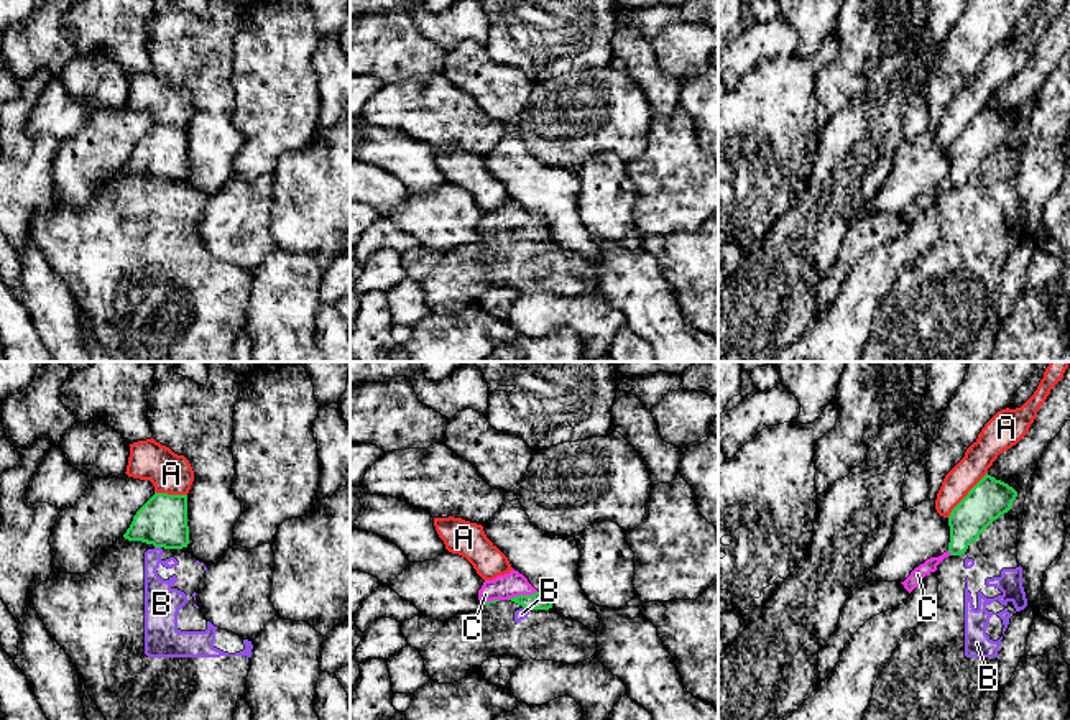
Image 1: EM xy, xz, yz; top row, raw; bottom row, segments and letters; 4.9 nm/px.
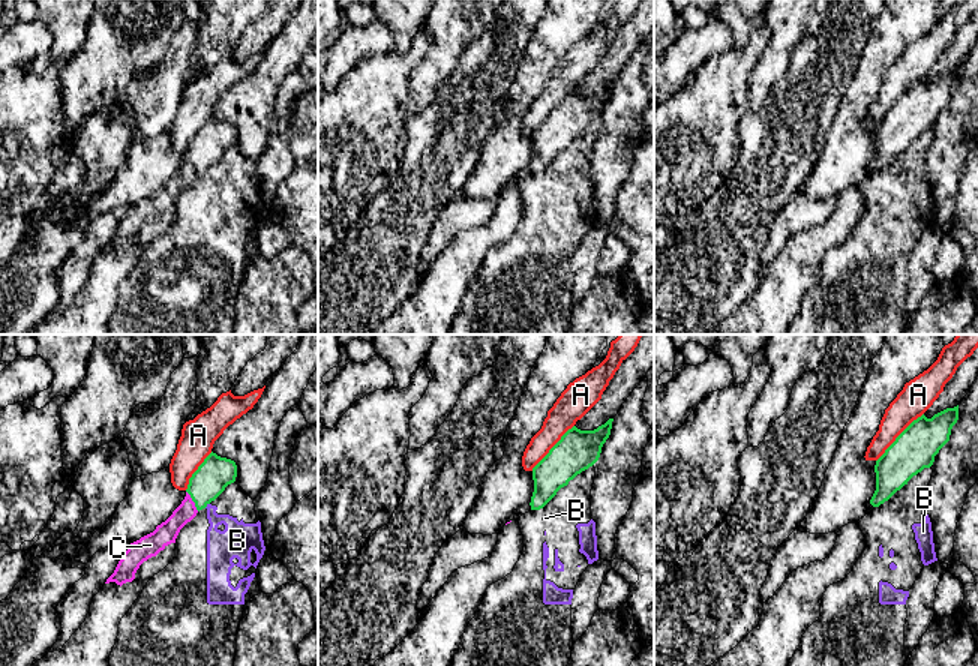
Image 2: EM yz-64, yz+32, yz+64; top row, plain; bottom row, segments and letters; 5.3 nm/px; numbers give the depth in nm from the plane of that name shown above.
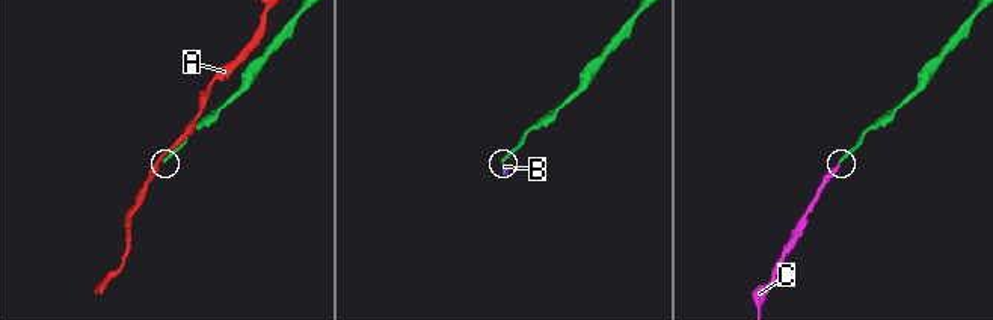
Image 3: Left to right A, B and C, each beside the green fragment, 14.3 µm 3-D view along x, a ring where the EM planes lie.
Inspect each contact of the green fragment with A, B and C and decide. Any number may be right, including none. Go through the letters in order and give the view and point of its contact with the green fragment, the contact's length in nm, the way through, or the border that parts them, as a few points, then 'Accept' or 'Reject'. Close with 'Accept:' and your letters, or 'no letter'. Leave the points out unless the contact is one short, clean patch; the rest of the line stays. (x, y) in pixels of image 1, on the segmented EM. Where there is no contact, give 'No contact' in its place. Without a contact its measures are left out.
A: Touches green at yz (967, 495). Shared border 300 nm. Reject
B: Touches green at xz (528, 607). Shared border 50 nm. Boundary: xz (523, 607), (531, 609). Reject
C: Touches green at xz (521, 595). Shared border 160 nm. Path across: xz (538, 600), (521, 595), (513, 584). Accept
Accept: C

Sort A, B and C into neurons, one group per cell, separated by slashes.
A / B / C

